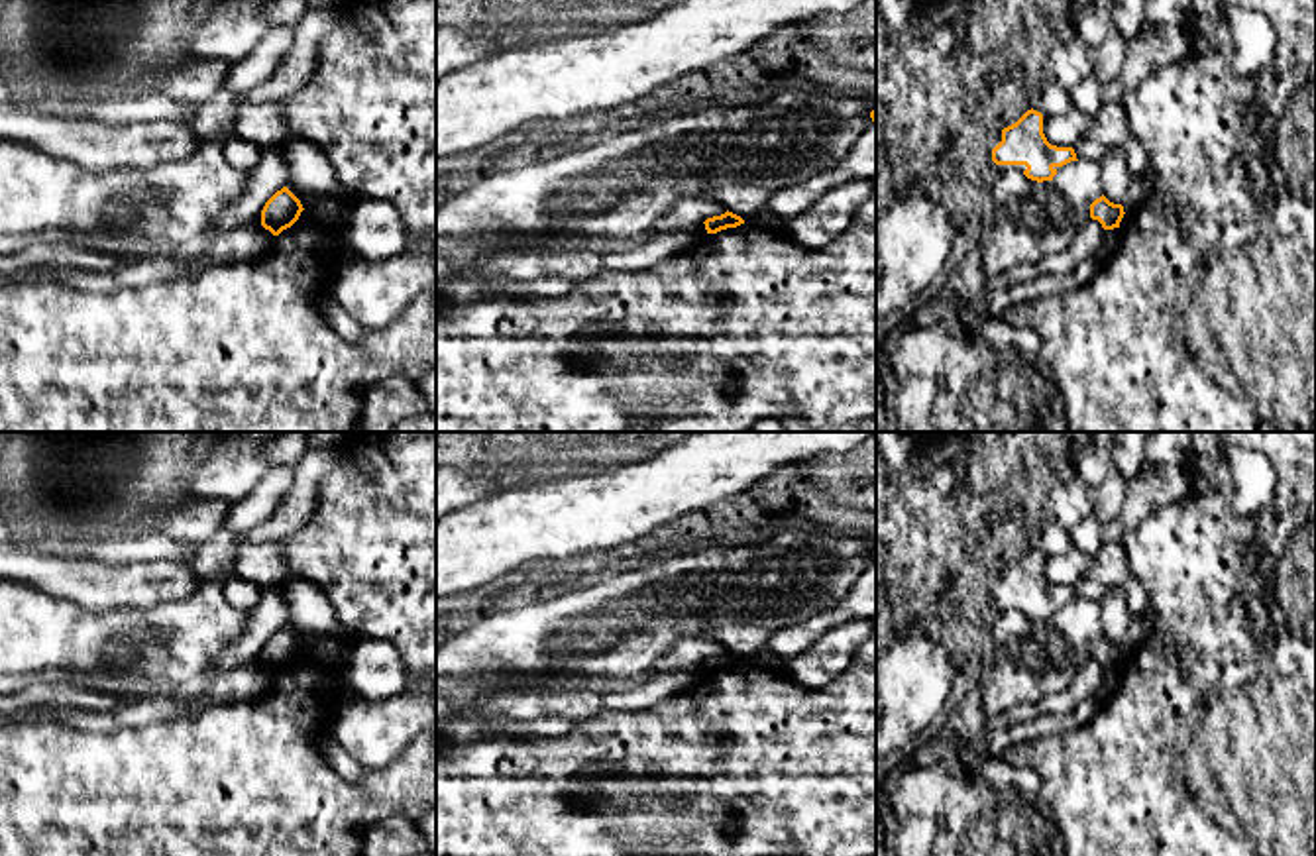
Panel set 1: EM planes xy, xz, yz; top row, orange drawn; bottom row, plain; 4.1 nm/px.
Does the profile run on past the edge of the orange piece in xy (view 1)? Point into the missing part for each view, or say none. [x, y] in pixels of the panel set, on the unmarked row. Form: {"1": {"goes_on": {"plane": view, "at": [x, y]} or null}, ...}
{"1": {"goes_on": null}}

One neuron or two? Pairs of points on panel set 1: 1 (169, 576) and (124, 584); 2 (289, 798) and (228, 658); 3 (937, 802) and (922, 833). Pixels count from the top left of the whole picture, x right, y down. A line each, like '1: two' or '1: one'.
1: one
2: two
3: two

